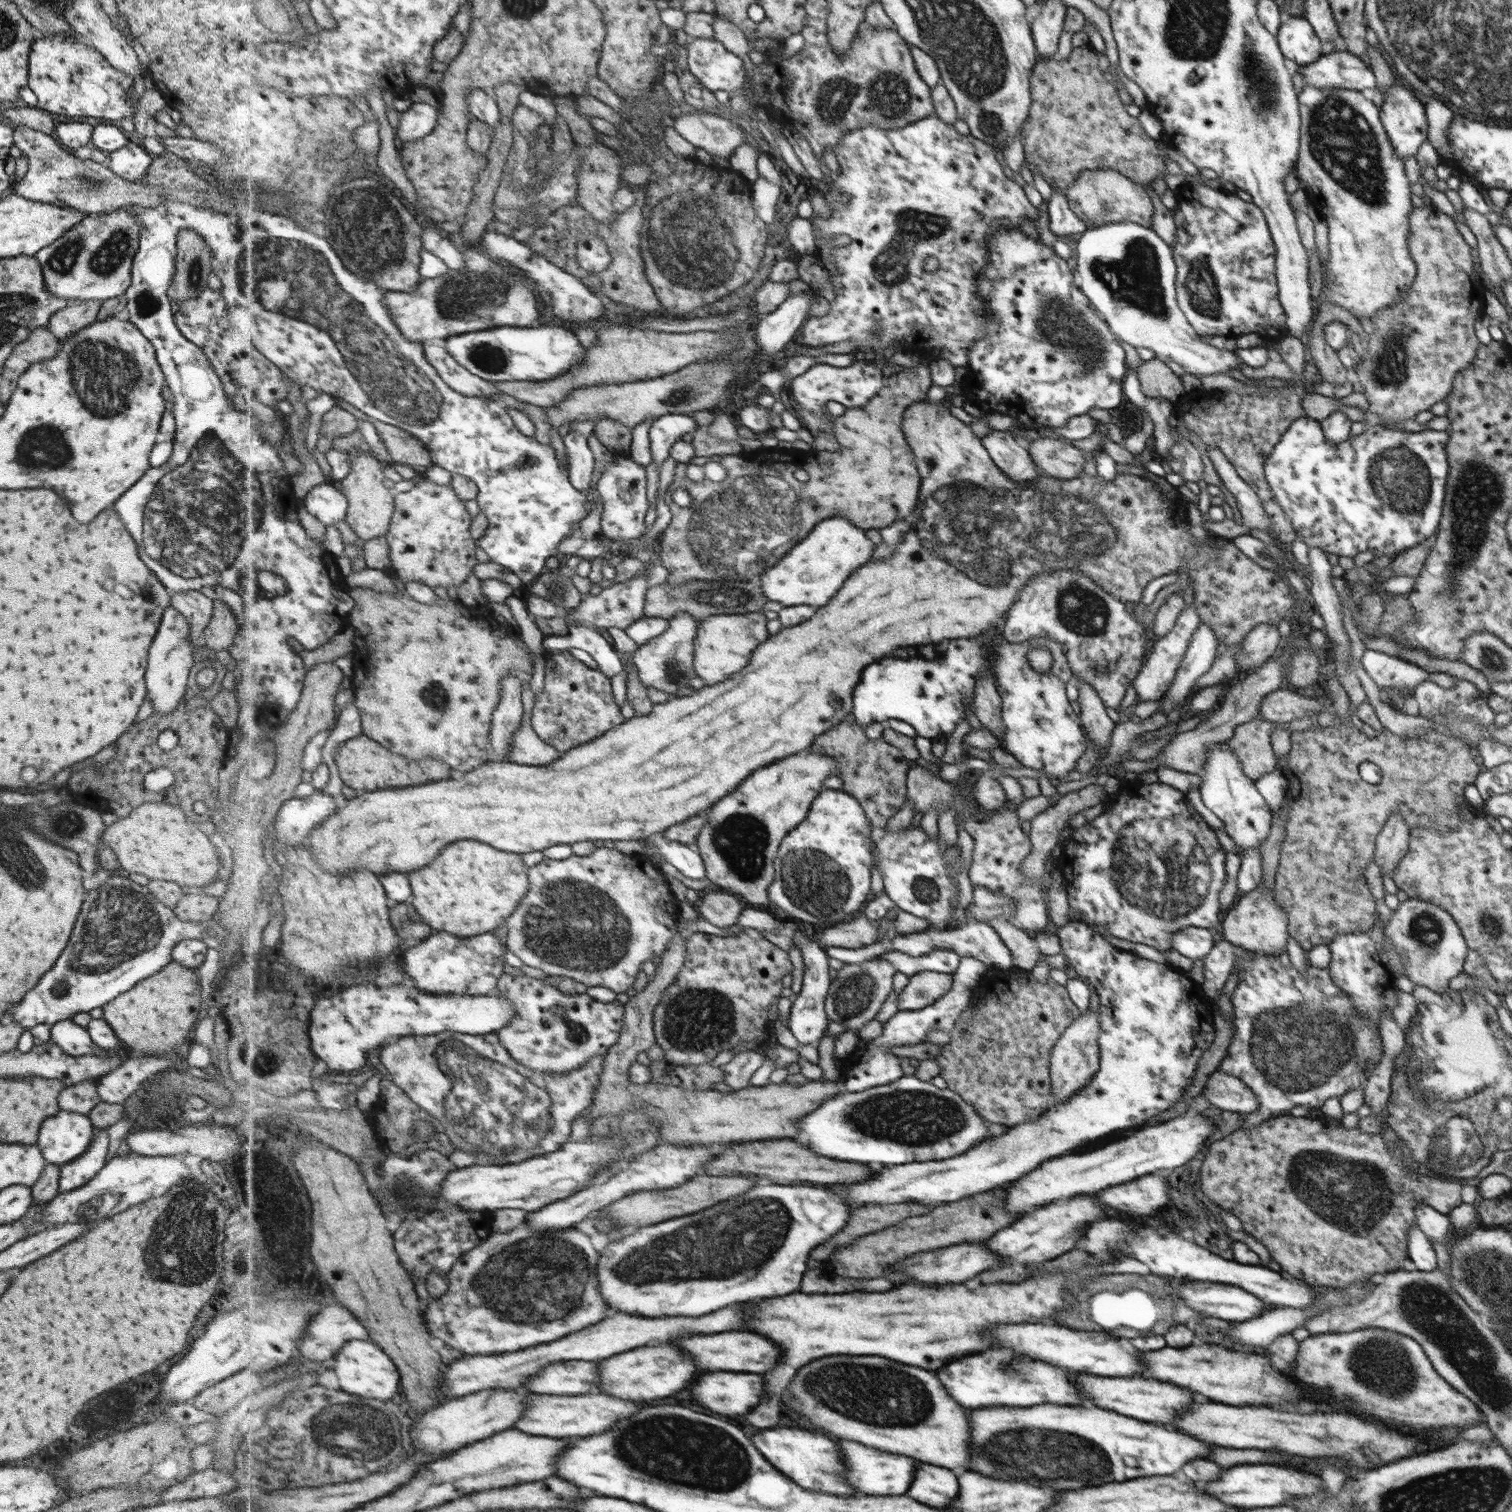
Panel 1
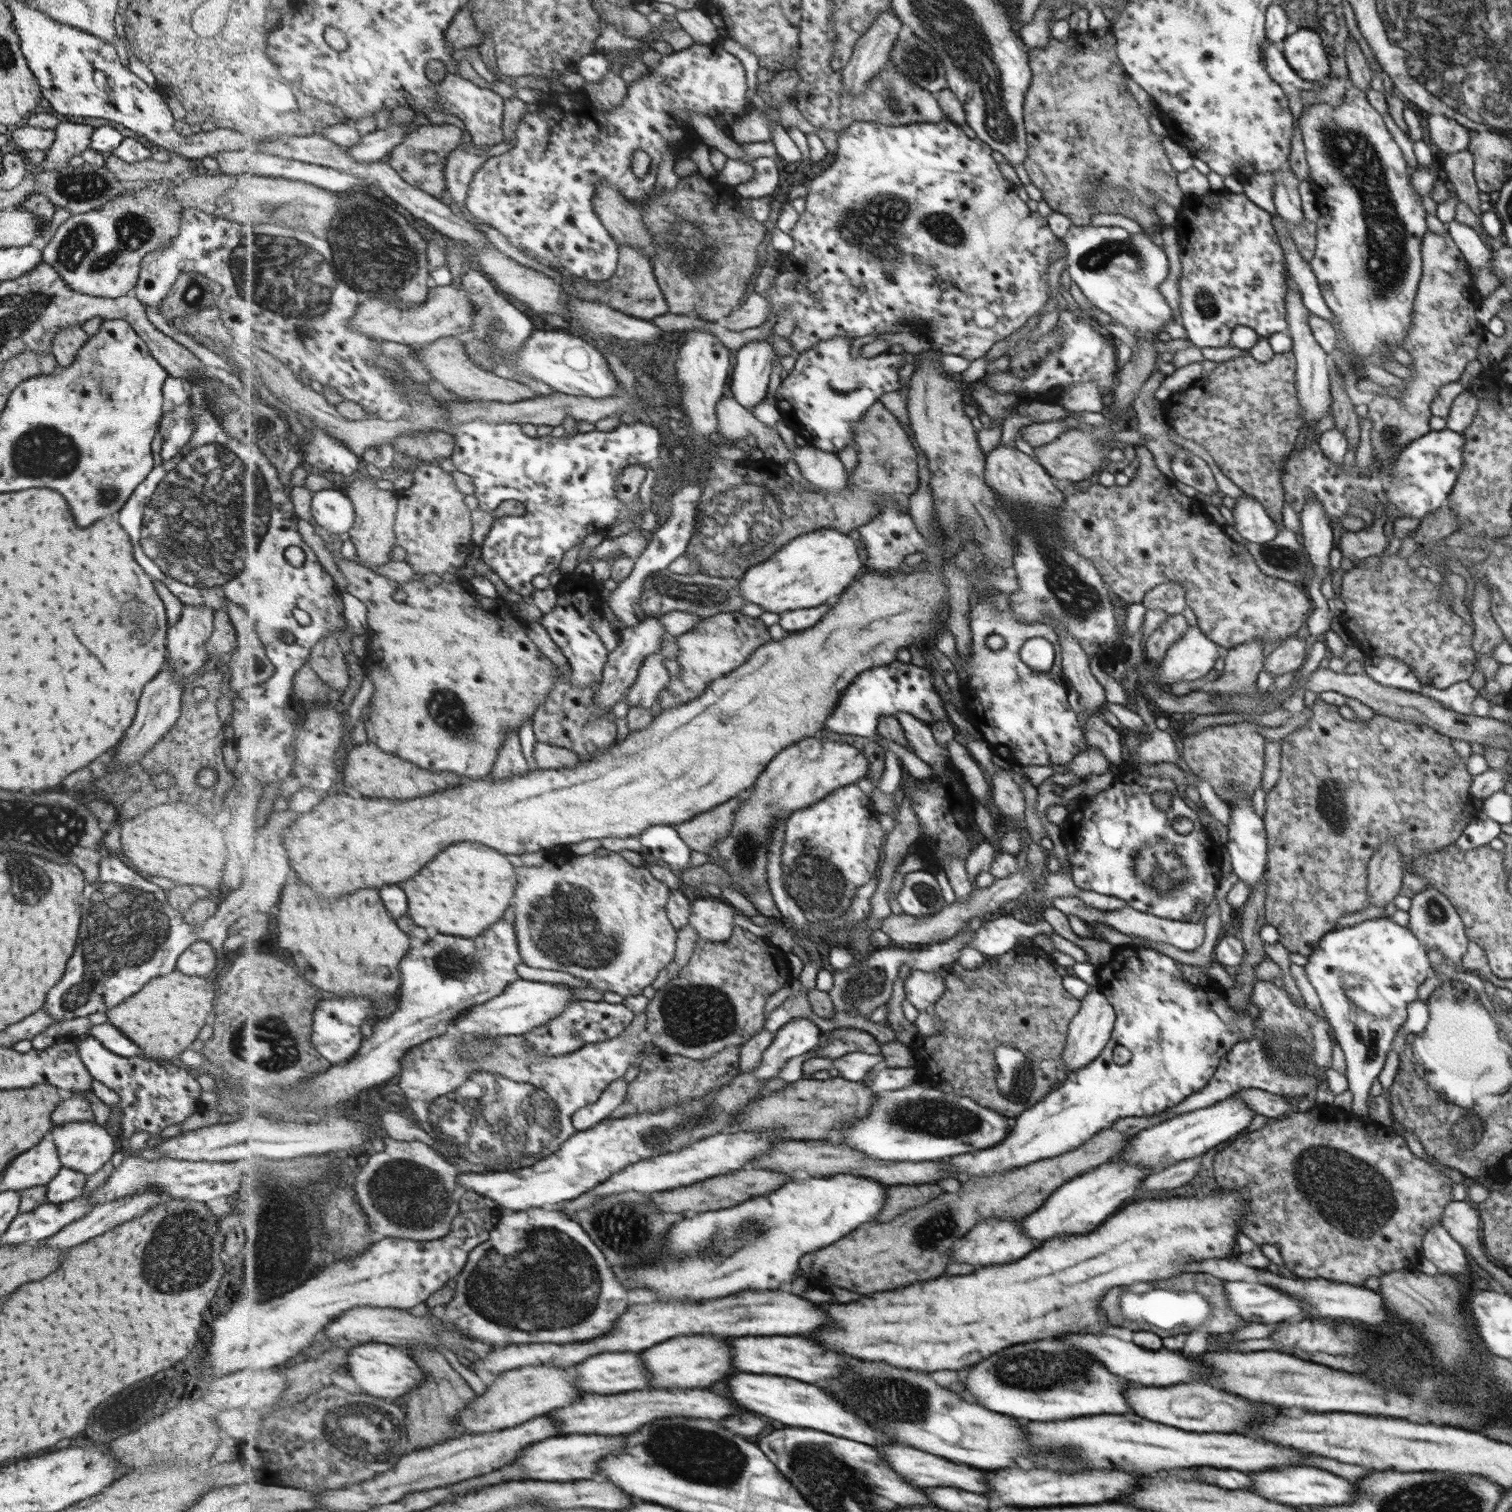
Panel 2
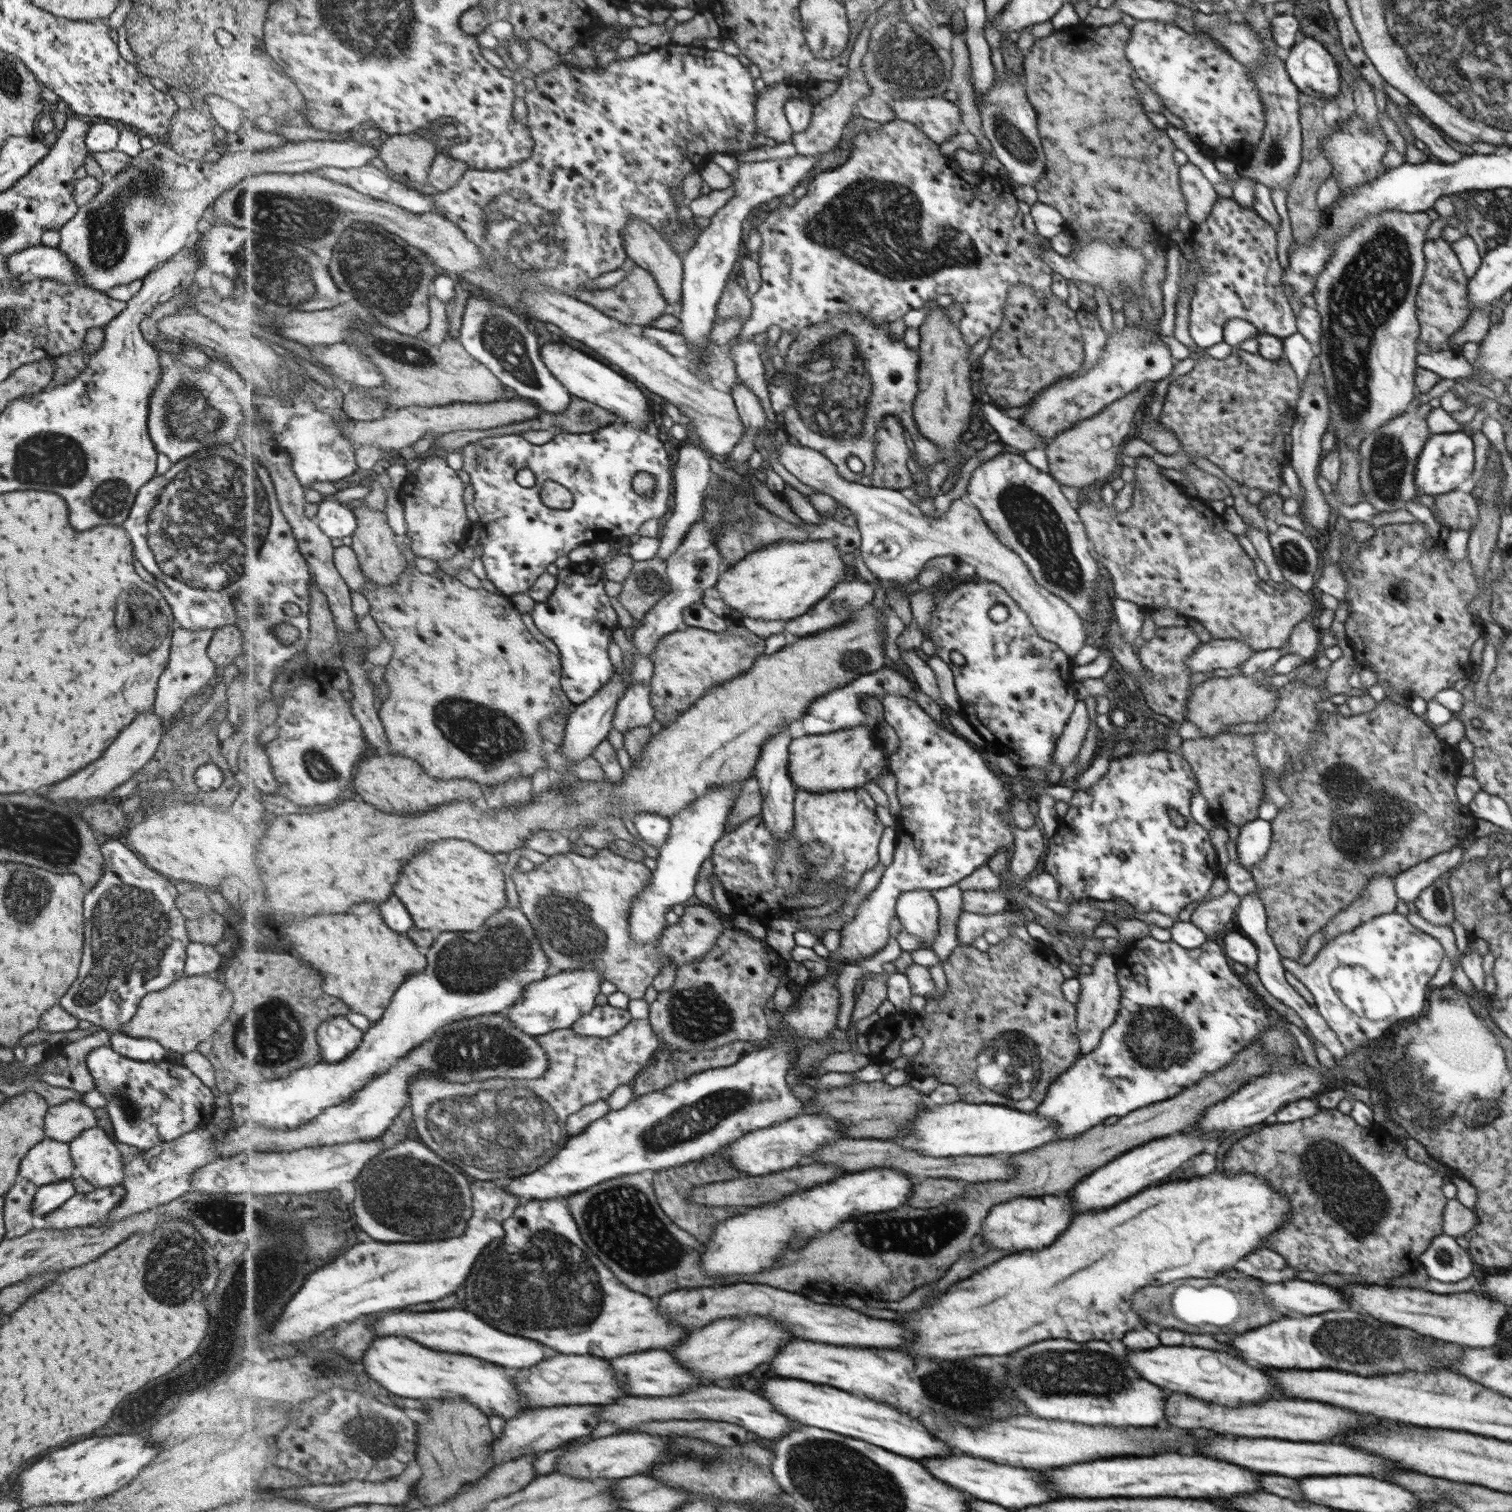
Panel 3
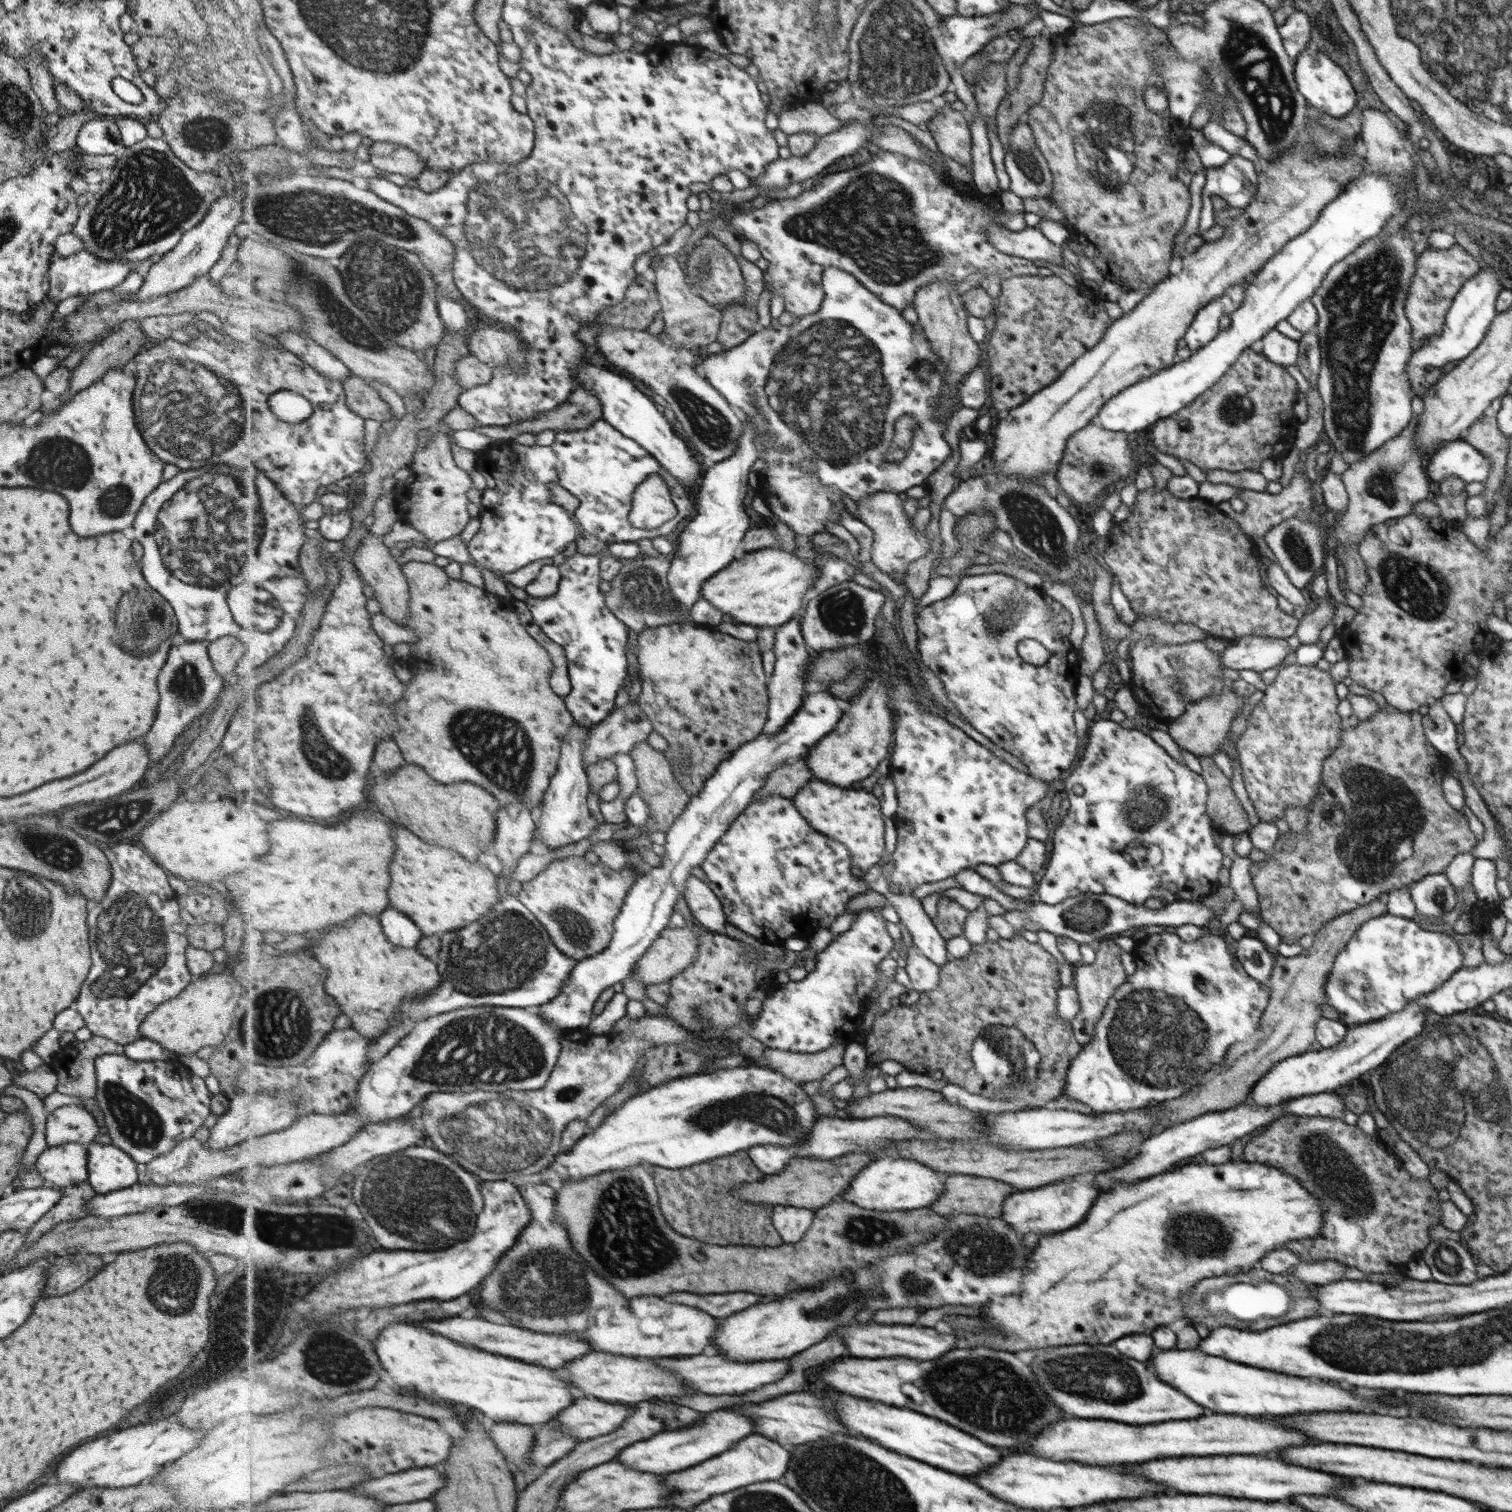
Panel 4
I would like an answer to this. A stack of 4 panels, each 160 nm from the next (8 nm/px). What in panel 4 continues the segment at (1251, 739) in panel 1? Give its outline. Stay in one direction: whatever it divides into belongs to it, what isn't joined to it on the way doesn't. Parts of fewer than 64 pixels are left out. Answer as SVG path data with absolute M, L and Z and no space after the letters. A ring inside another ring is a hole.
M1199 757L1202 766L1202 776L1209 784L1209 814L1214 818L1214 826L1222 834L1236 836L1248 832L1250 822L1248 814L1236 798L1231 780L1218 768L1214 760L1208 757Z

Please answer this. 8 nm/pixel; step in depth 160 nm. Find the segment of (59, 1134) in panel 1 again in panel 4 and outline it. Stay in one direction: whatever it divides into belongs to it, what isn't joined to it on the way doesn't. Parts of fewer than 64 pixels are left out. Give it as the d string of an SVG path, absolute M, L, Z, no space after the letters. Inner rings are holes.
M92 1141L86 1145L87 1181L96 1193L122 1190L138 1183L137 1162L123 1150L114 1145L104 1145Z

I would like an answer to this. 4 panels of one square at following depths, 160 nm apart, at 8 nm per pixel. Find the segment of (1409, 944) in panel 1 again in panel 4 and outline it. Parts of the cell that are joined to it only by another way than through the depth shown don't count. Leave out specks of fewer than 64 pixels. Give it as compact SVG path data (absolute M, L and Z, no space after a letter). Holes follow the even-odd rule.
M1445 872L1425 875L1408 888L1418 915L1428 919L1442 917L1457 906L1455 888Z

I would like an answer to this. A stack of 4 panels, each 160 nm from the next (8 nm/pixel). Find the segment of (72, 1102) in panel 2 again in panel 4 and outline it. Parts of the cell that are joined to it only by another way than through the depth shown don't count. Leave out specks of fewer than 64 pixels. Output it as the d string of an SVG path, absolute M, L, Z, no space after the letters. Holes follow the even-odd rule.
M62 1106L52 1111L46 1119L47 1146L78 1142L87 1145L94 1141L100 1128L84 1106Z

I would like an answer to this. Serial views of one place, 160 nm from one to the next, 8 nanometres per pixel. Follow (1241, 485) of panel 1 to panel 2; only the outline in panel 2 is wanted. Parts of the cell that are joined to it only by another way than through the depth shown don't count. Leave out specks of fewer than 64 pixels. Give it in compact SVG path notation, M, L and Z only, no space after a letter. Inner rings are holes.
M1240 495L1232 511L1233 527L1242 538L1250 542L1266 544L1280 531L1275 522L1269 517L1264 506L1252 495Z

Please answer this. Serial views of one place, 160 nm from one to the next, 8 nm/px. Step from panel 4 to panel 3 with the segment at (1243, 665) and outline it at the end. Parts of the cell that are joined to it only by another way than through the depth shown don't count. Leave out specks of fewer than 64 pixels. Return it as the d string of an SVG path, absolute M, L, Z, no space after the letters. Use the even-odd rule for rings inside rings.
M1210 639L1201 642L1185 660L1191 672L1210 674L1216 668L1242 667L1256 651L1245 643L1236 639Z

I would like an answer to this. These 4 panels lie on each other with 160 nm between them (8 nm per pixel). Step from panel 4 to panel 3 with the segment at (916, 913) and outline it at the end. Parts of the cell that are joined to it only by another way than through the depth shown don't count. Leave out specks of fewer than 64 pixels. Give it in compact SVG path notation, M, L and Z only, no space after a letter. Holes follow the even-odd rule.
M920 889L902 894L897 917L904 930L931 945L938 935L939 907L931 890Z

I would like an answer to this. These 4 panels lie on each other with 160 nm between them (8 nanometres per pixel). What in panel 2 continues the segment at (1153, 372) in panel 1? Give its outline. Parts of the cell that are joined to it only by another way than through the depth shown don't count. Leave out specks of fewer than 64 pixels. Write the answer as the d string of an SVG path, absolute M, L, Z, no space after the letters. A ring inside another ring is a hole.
M1162 372L1154 373L1148 381L1145 382L1144 388L1137 394L1135 398L1134 410L1137 412L1139 423L1135 430L1144 435L1146 449L1152 452L1155 463L1161 467L1161 471L1172 476L1171 460L1175 455L1176 449L1184 449L1174 443L1168 431L1170 423L1163 418L1164 410L1160 404L1154 405L1156 399L1154 393L1160 384L1164 381L1165 376Z

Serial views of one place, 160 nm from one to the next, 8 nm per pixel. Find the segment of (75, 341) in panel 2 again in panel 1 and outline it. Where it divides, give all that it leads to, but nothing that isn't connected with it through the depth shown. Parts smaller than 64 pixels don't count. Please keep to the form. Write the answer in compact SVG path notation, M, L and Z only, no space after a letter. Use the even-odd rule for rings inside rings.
M82 301L59 310L58 314L50 318L49 330L55 334L60 344L67 342L68 337L97 322L96 318L102 304L102 301Z

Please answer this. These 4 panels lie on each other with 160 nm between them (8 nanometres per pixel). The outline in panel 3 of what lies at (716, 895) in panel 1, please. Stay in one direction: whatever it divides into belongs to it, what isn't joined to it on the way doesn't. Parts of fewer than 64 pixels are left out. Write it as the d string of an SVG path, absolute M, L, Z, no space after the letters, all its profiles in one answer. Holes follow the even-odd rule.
M704 904L688 907L682 921L676 925L670 925L664 931L661 947L665 965L673 962L676 963L680 970L689 962L704 957L718 944L720 937L728 929L728 920L722 918L720 912L716 912L716 910Z

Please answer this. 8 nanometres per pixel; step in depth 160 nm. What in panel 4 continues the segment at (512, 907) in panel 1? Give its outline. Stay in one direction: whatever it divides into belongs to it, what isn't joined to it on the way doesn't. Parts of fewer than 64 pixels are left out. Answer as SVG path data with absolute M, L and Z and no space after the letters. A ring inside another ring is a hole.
M395 823L398 858L394 858L392 906L400 908L424 930L426 936L458 930L482 920L501 901L498 875L480 862L470 862L456 850L424 842L410 829Z

